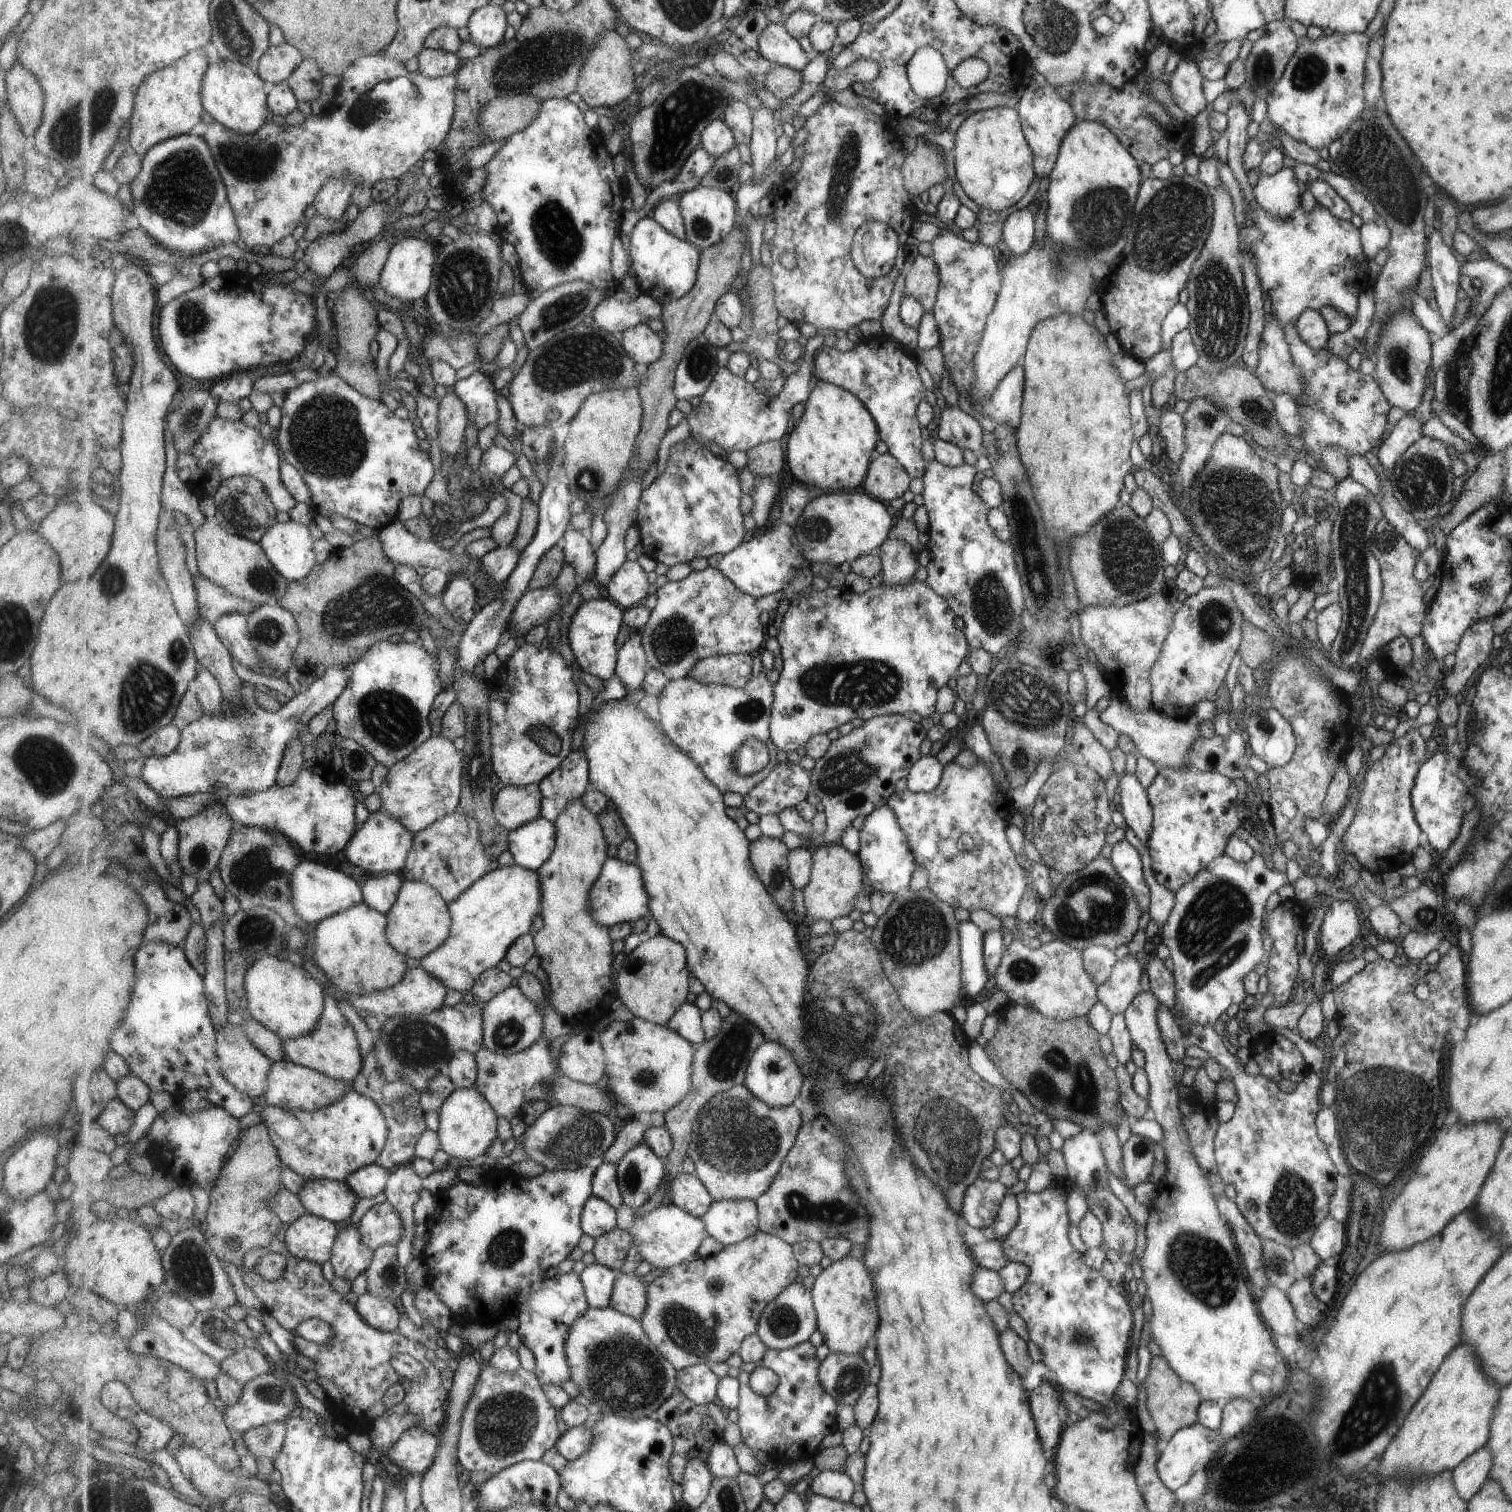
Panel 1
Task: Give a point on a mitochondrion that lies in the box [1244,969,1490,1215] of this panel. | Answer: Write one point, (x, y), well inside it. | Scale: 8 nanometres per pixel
(1377, 1108)

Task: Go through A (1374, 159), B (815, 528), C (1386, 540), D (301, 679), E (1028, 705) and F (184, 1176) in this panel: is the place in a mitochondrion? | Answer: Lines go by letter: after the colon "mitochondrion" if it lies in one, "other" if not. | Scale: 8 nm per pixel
A: mitochondrion
B: mitochondrion
C: mitochondrion
D: other
E: mitochondrion
F: other

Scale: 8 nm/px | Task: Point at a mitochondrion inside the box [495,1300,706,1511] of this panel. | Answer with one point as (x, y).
(625, 1373)

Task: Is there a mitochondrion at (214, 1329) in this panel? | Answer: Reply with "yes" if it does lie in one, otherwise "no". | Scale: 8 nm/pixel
yes

